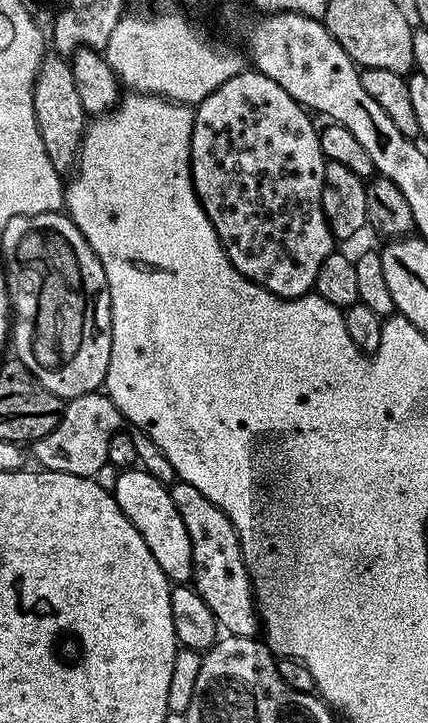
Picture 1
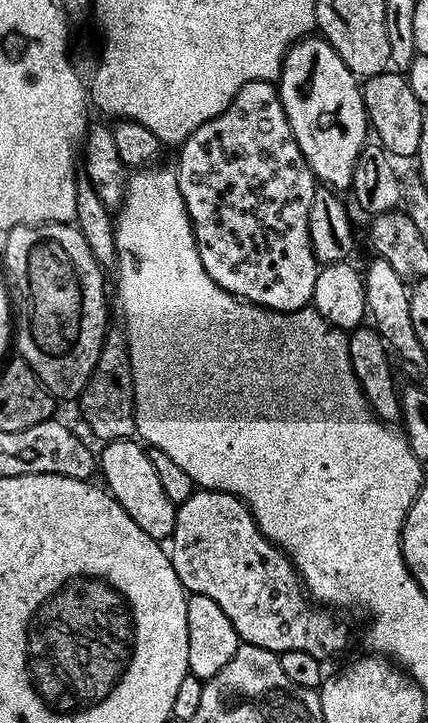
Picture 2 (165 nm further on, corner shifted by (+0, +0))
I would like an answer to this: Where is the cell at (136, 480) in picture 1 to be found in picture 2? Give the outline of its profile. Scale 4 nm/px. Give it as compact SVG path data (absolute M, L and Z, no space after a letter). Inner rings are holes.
M110 440L98 452L98 472L104 475L103 483L107 491L120 503L122 510L150 534L150 538L164 542L174 530L177 504L170 502L160 485L158 474L154 470L154 462L150 462L143 443L131 440ZM108 483L108 484L107 484Z

